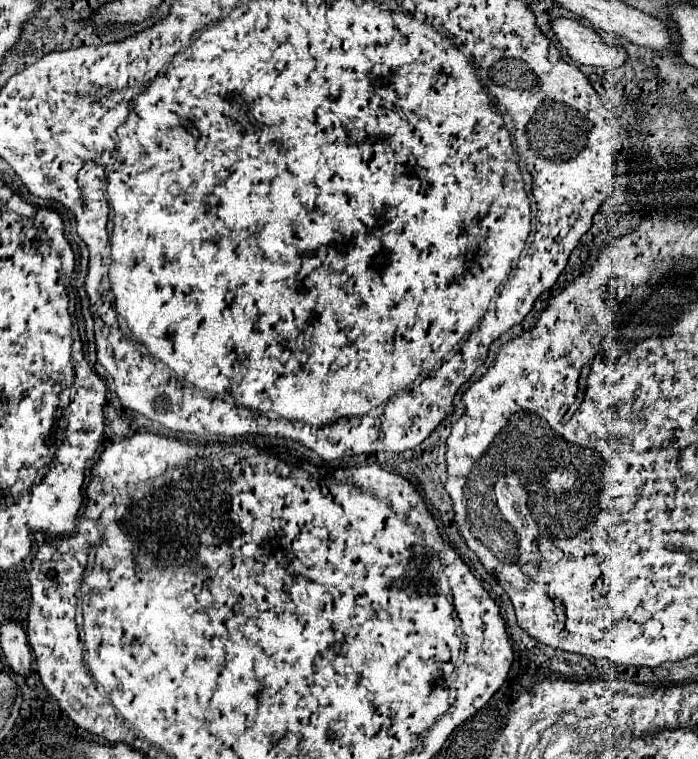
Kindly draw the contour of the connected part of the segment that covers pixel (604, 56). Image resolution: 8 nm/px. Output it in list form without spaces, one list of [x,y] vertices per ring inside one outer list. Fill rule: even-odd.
[[[555,19],[551,27],[569,57],[581,65],[617,69],[629,59],[621,45],[607,43],[597,31],[573,19]]]

